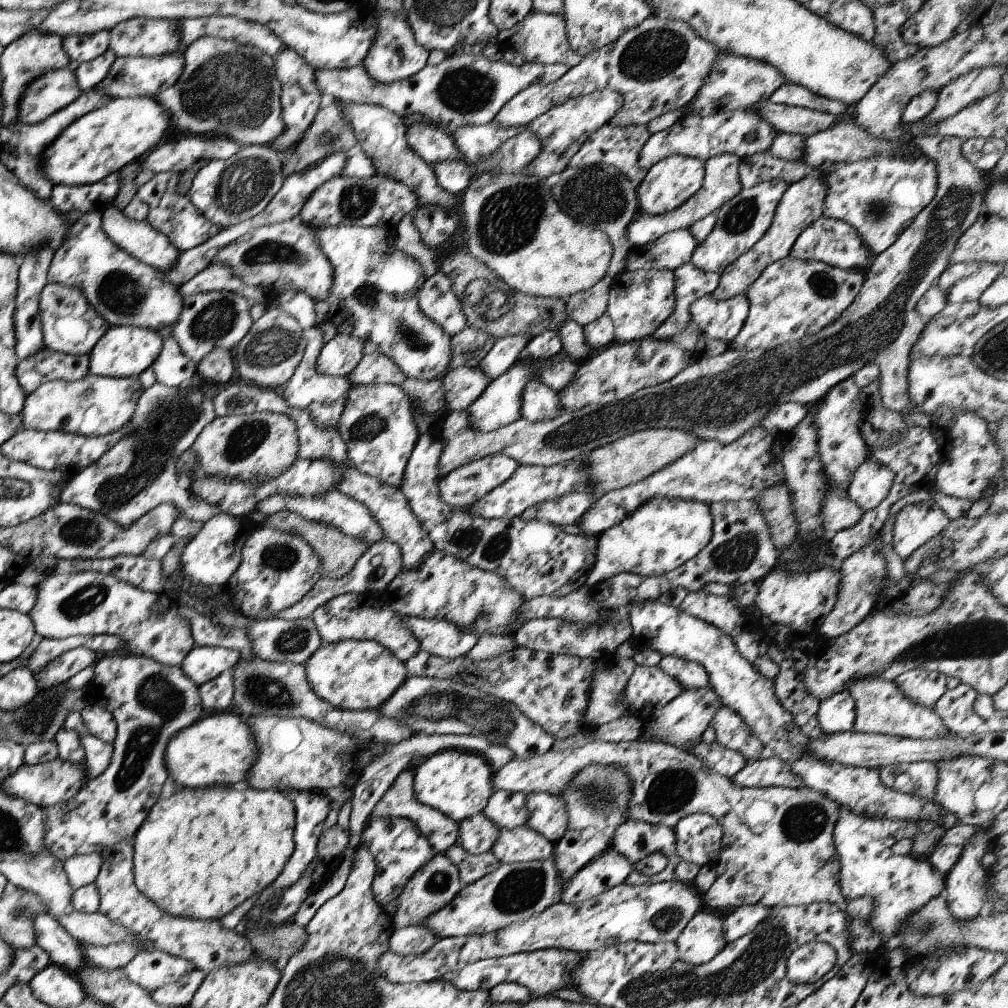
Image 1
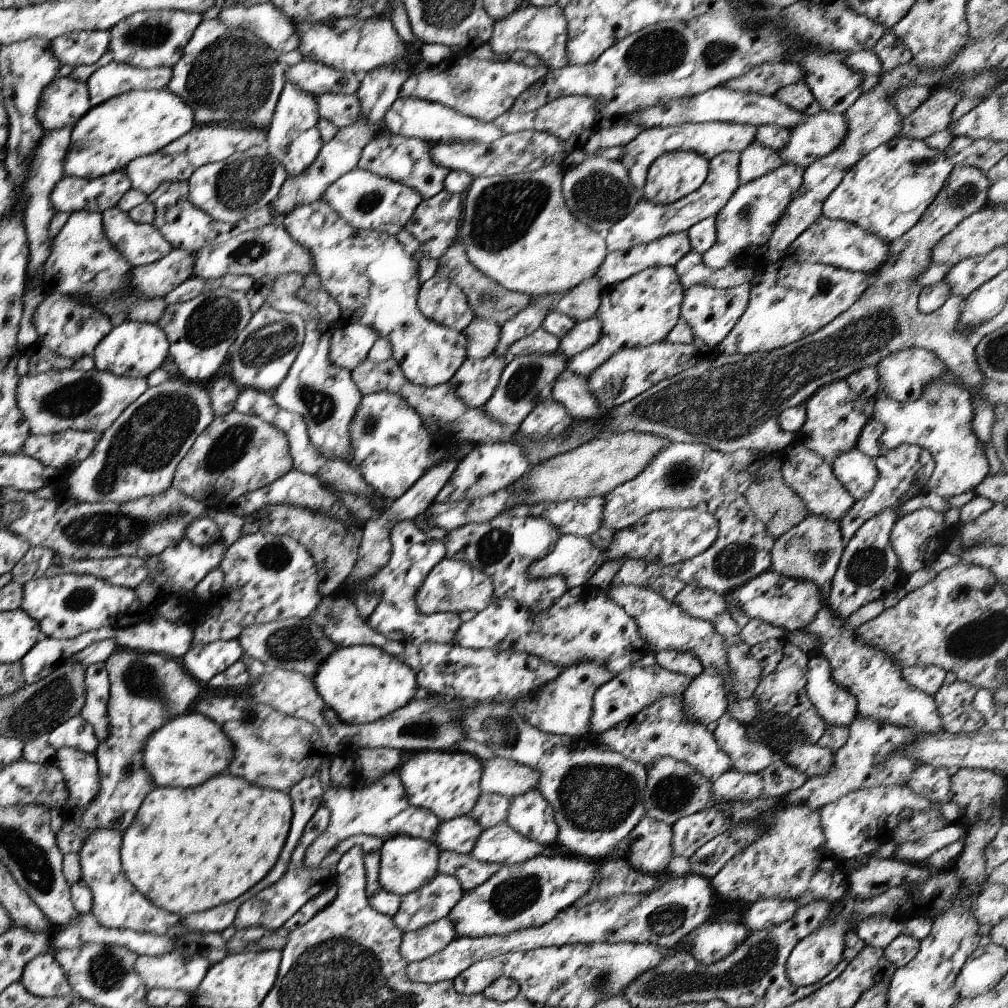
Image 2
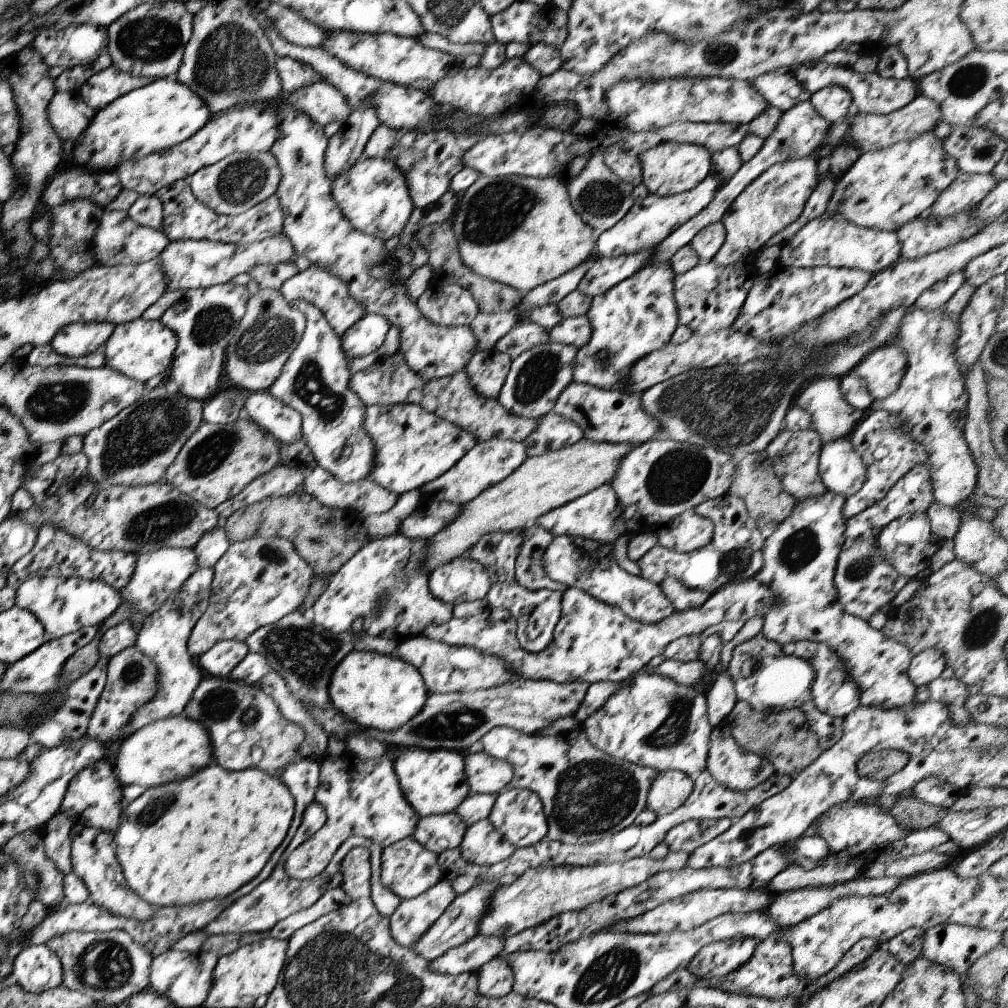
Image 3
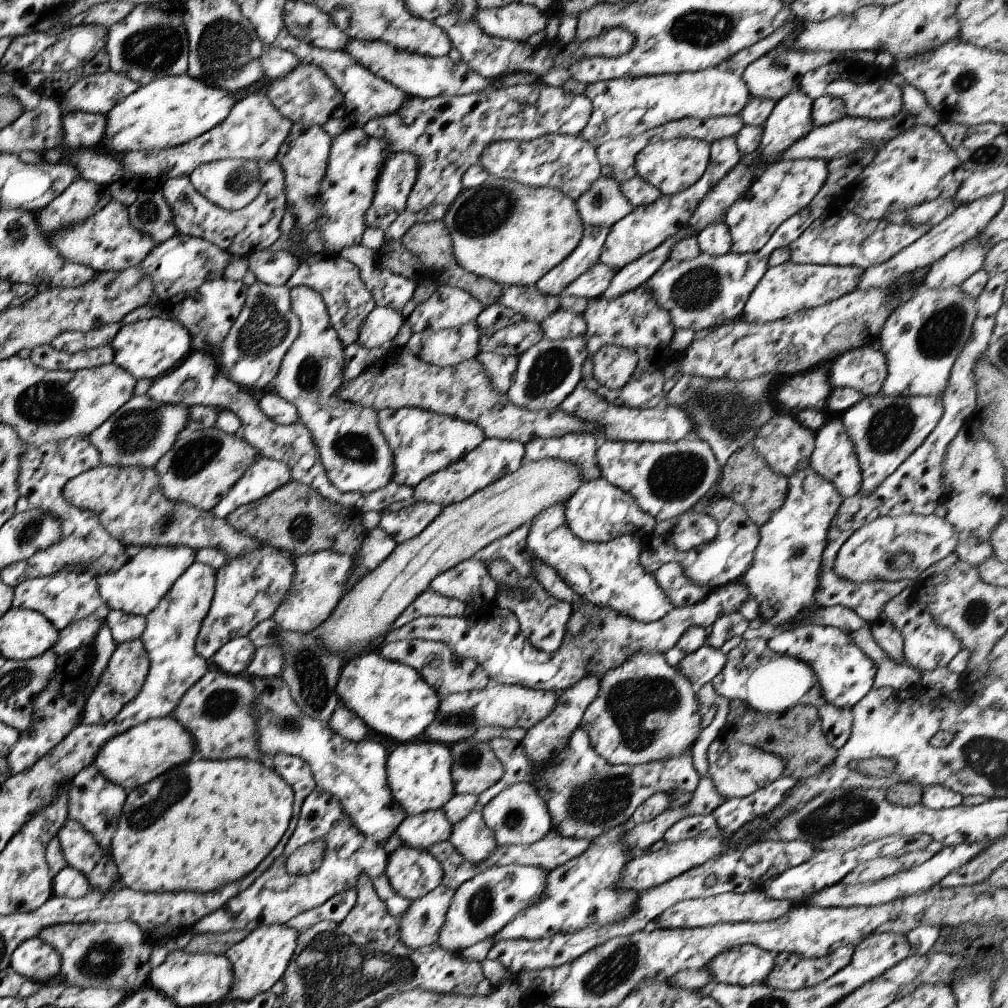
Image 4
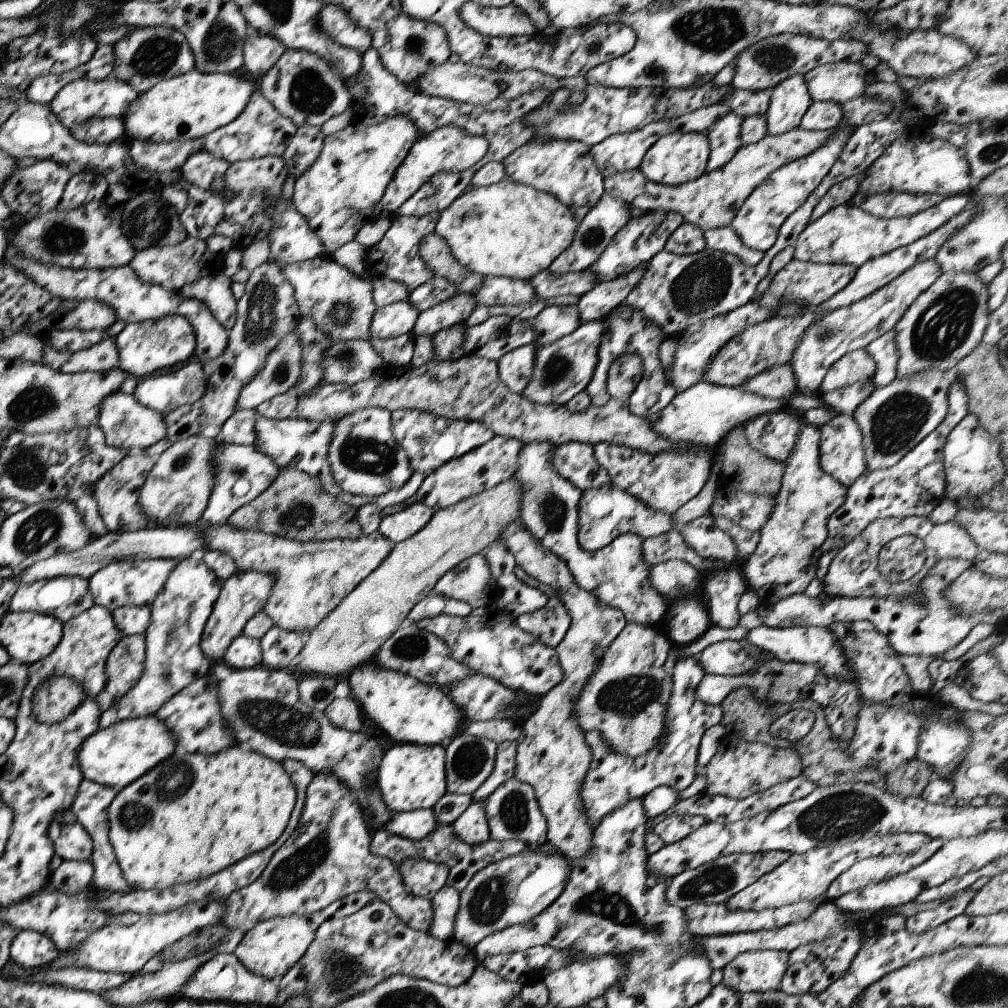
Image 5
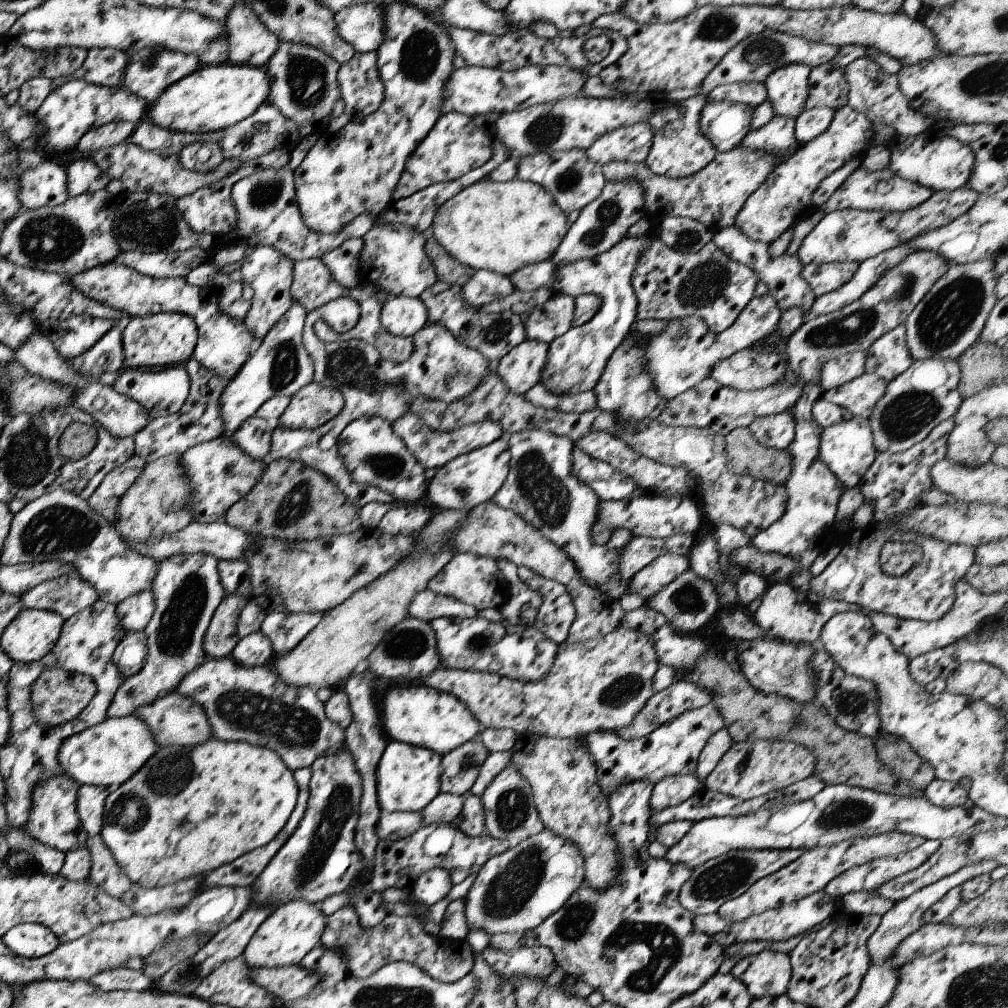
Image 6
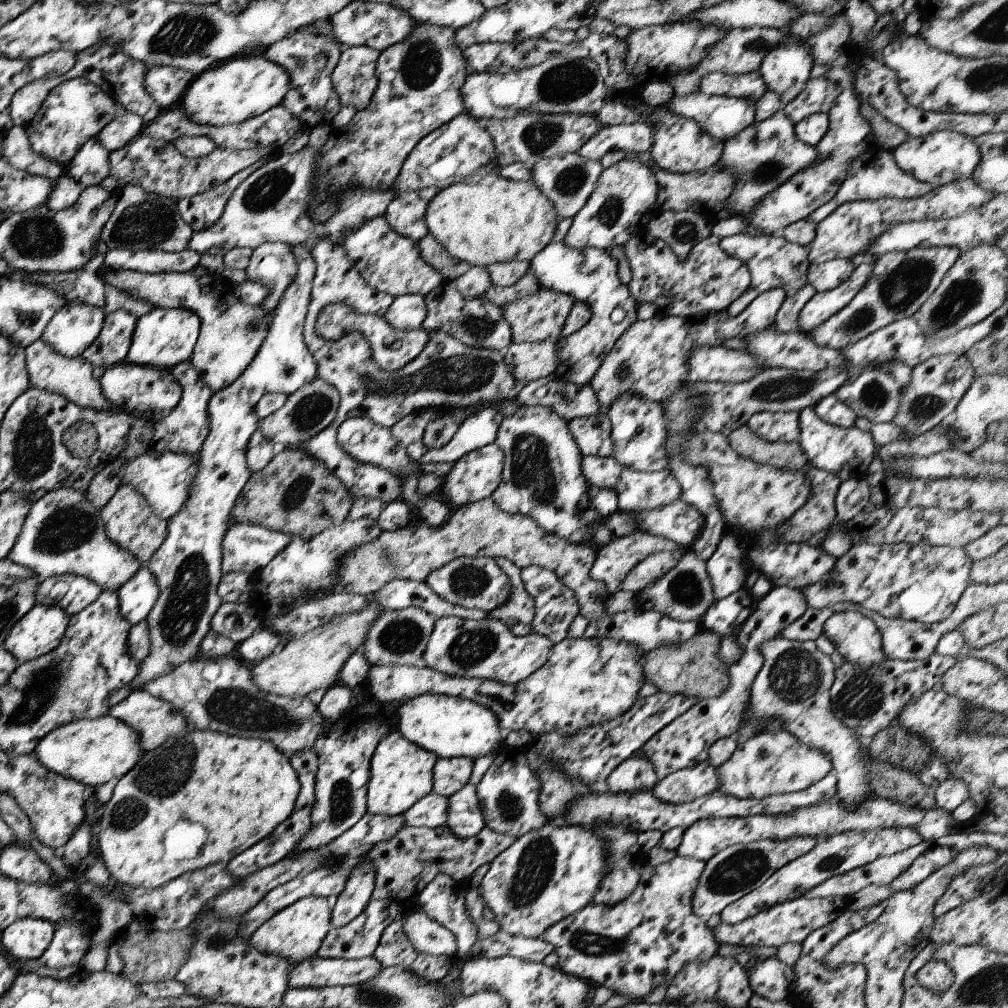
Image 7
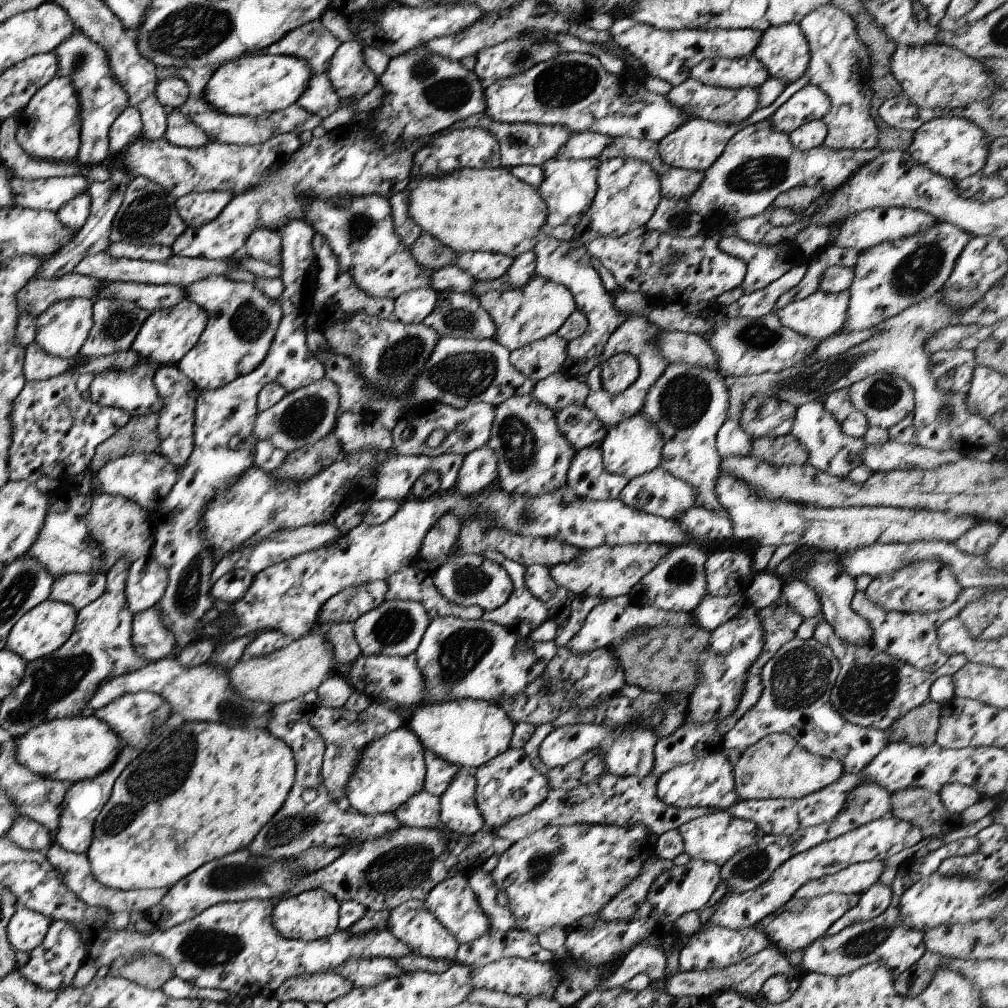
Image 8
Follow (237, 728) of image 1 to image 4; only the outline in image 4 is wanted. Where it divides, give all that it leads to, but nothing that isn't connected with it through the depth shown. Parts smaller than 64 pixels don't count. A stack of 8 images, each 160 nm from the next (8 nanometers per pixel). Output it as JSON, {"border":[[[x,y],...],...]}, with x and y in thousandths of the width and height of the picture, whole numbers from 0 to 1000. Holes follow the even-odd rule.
{"border":[[[170,708],[145,714],[109,732],[98,743],[90,759],[94,759],[98,763],[98,768],[101,768],[102,772],[108,776],[121,783],[130,784],[136,780],[145,779],[166,764],[186,756],[192,749],[194,746],[190,730]]]}

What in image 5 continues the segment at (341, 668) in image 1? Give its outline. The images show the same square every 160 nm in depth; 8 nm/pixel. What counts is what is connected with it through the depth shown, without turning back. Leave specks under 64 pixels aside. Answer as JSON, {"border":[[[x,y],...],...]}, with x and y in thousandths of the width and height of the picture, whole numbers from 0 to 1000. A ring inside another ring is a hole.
{"border":[[[366,656],[352,662],[343,673],[346,691],[352,692],[362,710],[393,737],[433,739],[445,737],[455,720],[455,704],[442,686],[434,680],[416,677],[408,670],[374,661]]]}

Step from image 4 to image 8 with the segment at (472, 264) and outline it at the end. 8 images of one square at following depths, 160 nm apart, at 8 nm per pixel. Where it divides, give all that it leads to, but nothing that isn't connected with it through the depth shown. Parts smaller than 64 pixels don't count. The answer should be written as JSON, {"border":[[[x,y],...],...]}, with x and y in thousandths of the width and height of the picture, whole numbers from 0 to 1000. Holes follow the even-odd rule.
{"border":[[[497,165],[493,167],[477,167],[477,168],[463,168],[457,167],[442,174],[437,174],[436,176],[419,176],[418,178],[410,178],[412,183],[406,184],[407,188],[405,195],[405,213],[410,217],[410,220],[416,224],[418,230],[428,233],[431,237],[438,240],[441,244],[444,244],[452,252],[479,249],[482,251],[497,251],[498,253],[507,255],[510,257],[516,252],[525,250],[535,240],[532,236],[535,232],[535,226],[542,220],[543,207],[542,202],[534,191],[534,188],[525,185],[522,181],[511,177],[502,167]]]}

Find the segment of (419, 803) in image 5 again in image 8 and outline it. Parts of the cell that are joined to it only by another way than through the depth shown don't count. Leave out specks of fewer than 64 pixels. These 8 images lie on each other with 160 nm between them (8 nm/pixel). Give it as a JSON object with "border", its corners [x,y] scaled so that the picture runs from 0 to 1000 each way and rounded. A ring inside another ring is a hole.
{"border":[[[400,718],[360,742],[351,767],[344,775],[339,800],[361,809],[390,808],[405,792],[419,784],[422,767],[421,744]]]}

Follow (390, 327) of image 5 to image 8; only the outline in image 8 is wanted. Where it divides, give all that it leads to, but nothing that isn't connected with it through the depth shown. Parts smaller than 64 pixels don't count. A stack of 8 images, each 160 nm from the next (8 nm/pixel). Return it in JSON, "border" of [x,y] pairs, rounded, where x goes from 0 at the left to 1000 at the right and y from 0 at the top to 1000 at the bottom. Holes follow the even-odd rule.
{"border":[[[428,285],[401,290],[391,297],[388,314],[401,322],[418,320],[430,308],[433,298],[434,290]]]}

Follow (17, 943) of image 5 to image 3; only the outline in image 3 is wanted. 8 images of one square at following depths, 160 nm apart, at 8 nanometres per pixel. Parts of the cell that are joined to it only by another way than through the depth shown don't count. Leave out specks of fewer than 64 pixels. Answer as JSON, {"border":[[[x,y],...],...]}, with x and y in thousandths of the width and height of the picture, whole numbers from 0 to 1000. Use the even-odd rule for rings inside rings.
{"border":[[[27,938],[12,954],[12,963],[7,972],[18,976],[28,985],[42,985],[62,976],[62,960],[56,946],[47,940],[47,938]]]}

